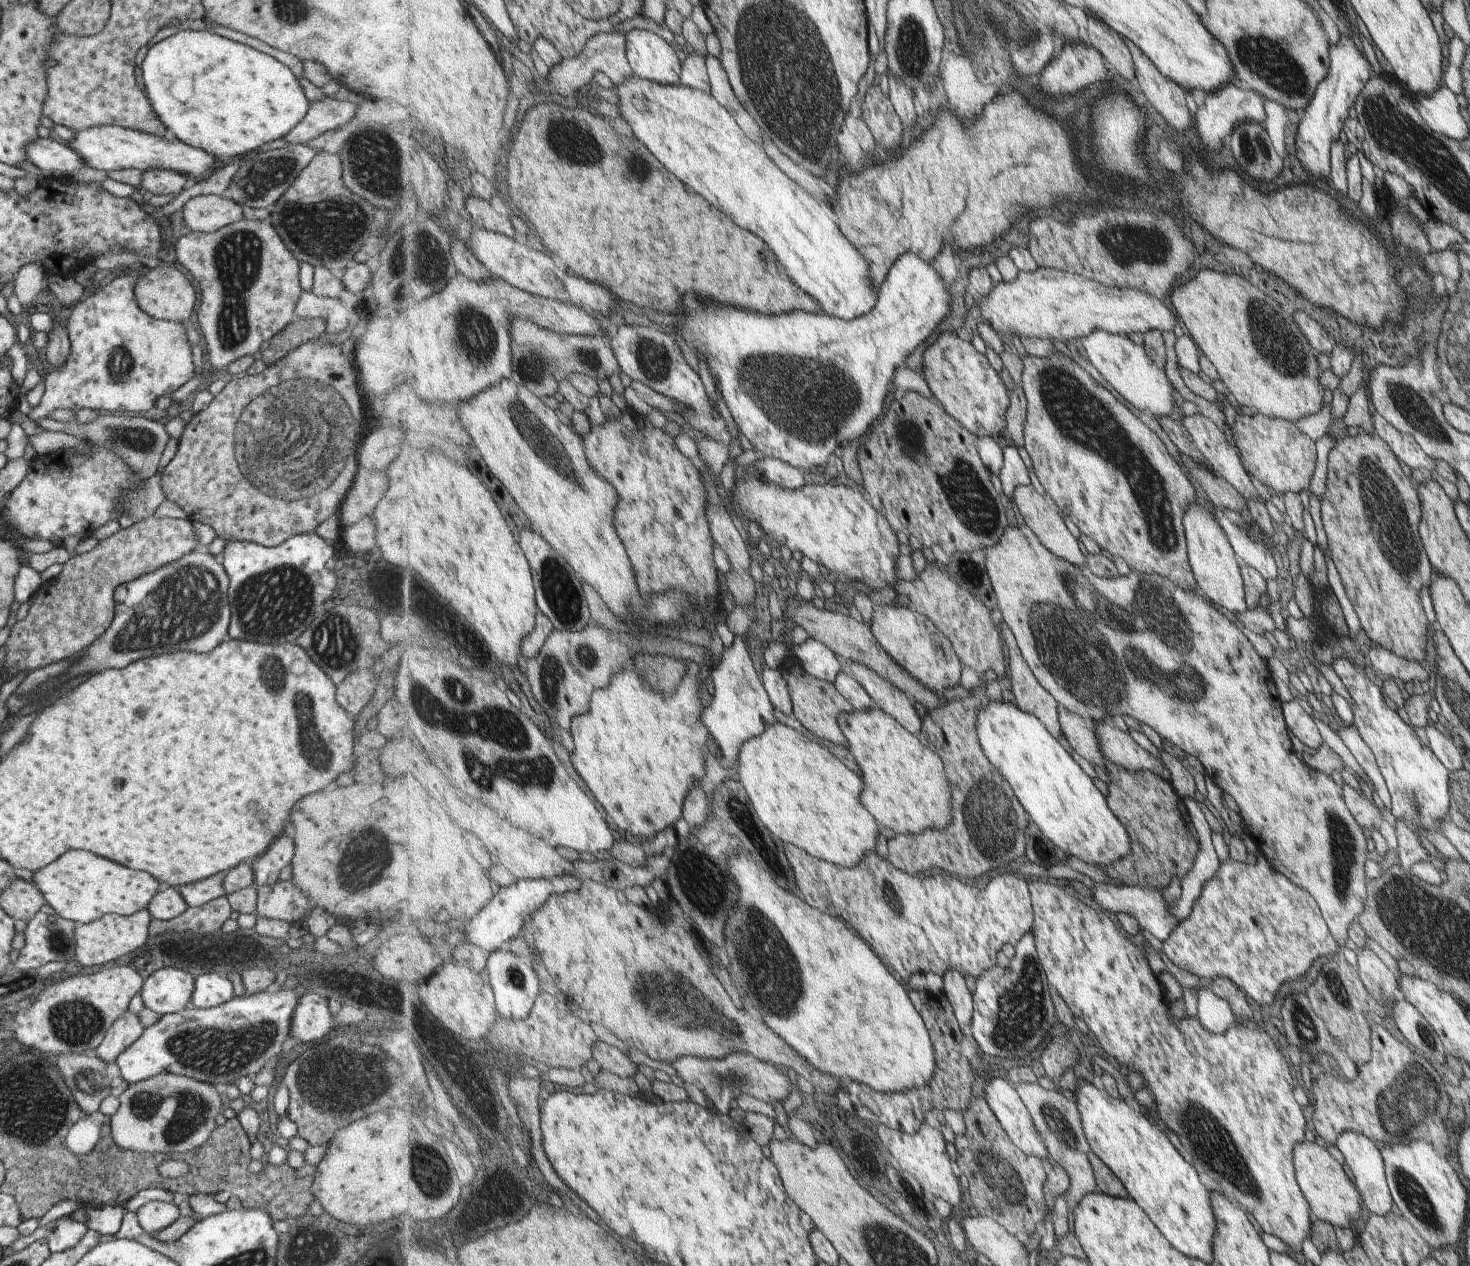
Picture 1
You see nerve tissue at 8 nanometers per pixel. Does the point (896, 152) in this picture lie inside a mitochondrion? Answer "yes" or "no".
no

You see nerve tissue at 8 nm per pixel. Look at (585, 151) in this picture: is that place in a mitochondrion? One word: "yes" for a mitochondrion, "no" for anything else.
yes

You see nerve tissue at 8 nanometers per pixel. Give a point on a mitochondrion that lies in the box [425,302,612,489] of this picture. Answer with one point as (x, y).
(551, 451)

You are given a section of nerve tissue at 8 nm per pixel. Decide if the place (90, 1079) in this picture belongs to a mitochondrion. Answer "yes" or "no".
yes

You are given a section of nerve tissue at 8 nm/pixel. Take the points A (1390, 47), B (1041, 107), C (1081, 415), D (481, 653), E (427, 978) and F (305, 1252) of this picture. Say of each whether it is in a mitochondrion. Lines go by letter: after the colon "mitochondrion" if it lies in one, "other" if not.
A: other
B: other
C: mitochondrion
D: other
E: other
F: mitochondrion

